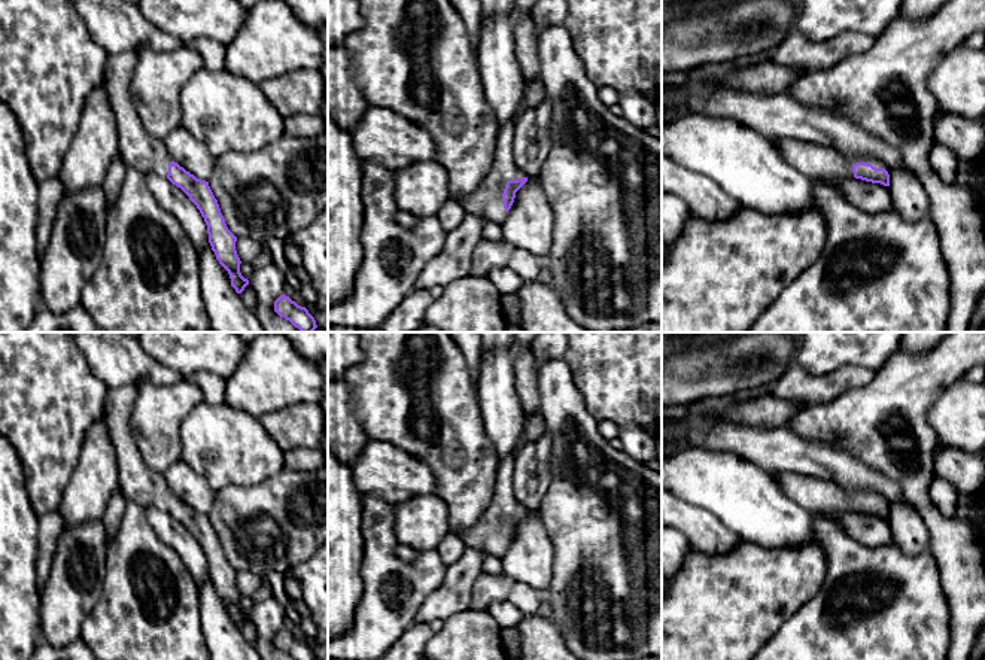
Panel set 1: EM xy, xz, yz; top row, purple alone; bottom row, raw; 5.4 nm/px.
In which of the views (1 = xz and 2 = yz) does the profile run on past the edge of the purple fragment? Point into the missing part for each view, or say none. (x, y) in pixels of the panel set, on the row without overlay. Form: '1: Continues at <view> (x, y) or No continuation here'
1: Continues at xz (486, 534)
2: Continues at yz (811, 493)

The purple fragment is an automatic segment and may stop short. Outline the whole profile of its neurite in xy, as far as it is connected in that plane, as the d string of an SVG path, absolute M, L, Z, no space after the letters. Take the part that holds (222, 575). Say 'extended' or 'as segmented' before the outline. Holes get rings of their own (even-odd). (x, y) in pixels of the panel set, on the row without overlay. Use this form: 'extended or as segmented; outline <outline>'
extended; outline M137 386L109 389L103 407L103 419L116 454L119 490L128 501L140 507L167 511L189 530L204 551L209 577L216 593L228 605L231 620L237 627L241 627L249 614L240 606L241 594L235 584L237 571L228 563L209 515L197 513L174 496L164 475L152 471L143 462L136 445L130 417L137 392Z

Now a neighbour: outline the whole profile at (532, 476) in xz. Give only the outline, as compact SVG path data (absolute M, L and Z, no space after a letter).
M545 429L536 441L528 441L514 459L514 499L523 510L538 510L551 484L551 437Z

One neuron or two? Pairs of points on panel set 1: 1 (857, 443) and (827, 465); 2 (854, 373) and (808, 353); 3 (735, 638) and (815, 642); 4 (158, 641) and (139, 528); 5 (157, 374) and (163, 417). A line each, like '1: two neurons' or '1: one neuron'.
1: two neurons
2: two neurons
3: two neurons
4: one neuron
5: two neurons

